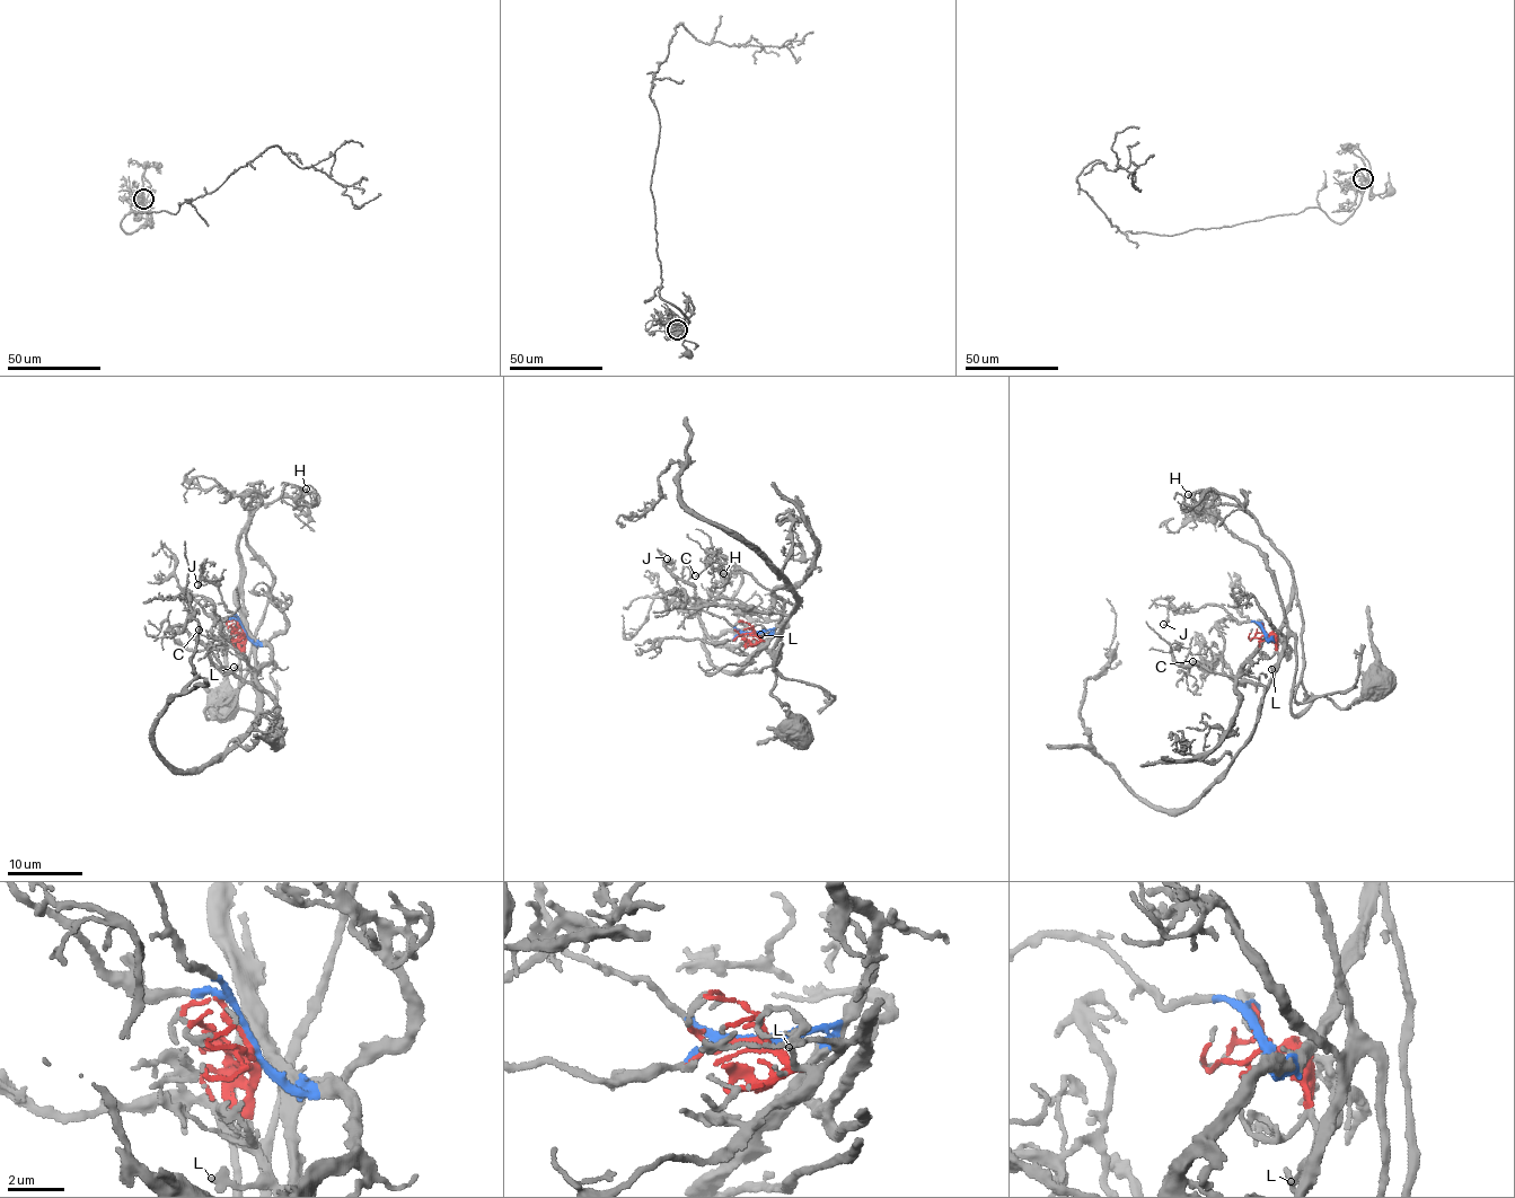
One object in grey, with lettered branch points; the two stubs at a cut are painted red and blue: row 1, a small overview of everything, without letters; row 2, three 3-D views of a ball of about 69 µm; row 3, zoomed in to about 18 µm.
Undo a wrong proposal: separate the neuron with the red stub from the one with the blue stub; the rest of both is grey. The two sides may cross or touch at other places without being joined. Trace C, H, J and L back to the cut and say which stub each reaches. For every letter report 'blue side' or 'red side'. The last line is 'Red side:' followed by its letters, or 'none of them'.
C: blue side
H: blue side
J: blue side
L: red side
Red side: L

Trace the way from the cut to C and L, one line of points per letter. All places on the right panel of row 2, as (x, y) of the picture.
C: (1265, 632), (1267, 641), (1234, 675), (1225, 676), (1204, 666), (1186, 669), (1192, 660)
L: (1265, 632), (1277, 649), (1278, 662), (1271, 670)

